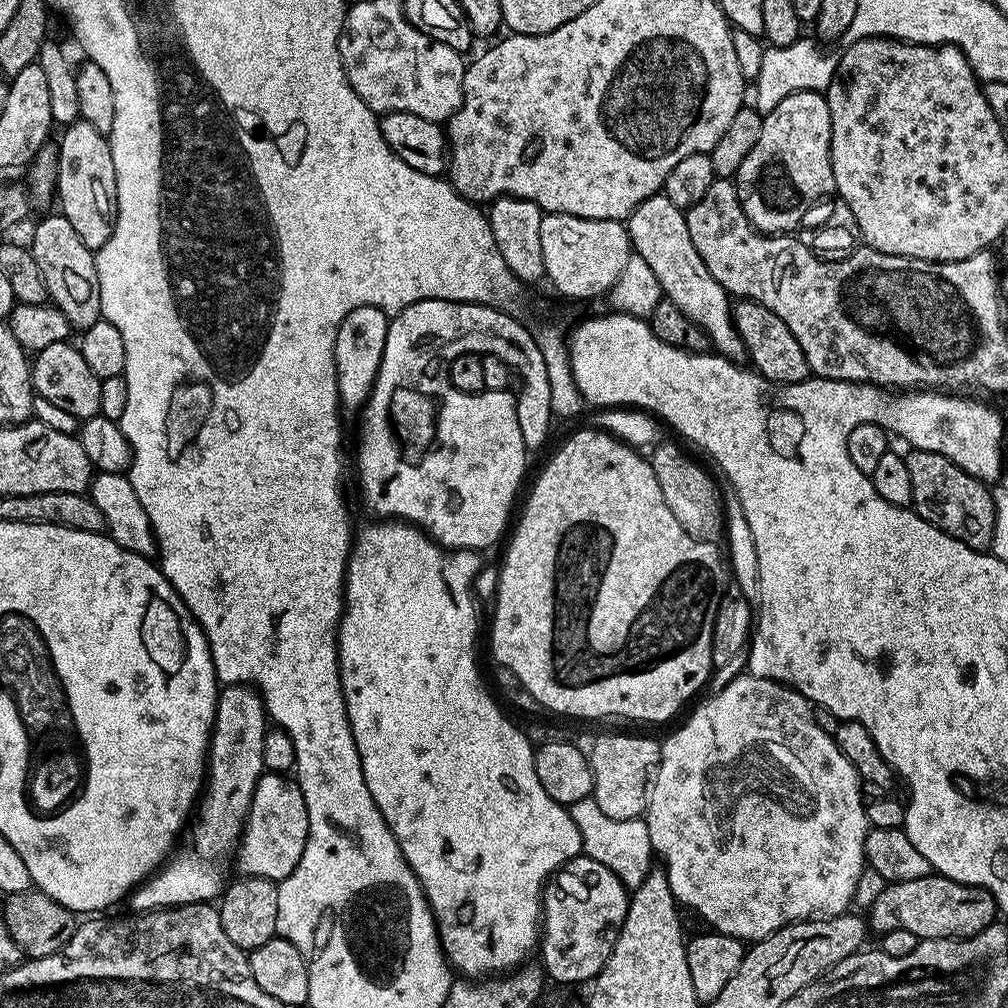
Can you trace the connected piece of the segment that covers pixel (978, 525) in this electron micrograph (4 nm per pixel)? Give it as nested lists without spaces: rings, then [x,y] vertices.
[[[919,450],[909,453],[906,459],[913,487],[911,507],[914,511],[923,520],[930,522],[953,540],[961,540],[975,552],[991,549],[996,511],[989,485],[985,481],[977,480],[975,476],[966,474],[964,467],[942,454]]]

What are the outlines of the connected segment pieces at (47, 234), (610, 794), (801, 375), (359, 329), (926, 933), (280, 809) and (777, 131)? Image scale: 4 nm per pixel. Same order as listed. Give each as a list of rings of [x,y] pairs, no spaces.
[[[63,214],[48,216],[32,232],[30,247],[46,278],[48,298],[51,303],[66,314],[73,329],[83,330],[94,326],[102,317],[100,314],[100,279],[96,269],[93,249],[88,248],[78,232]]]
[[[600,736],[590,748],[592,796],[610,818],[638,820],[645,815],[650,777],[660,762],[661,745],[648,736]]]
[[[740,298],[735,301],[732,321],[744,343],[747,359],[752,359],[751,367],[763,376],[765,381],[773,384],[797,384],[809,379],[806,354],[802,354],[798,338],[790,334],[790,326],[786,326],[786,322],[782,322],[782,318],[774,314],[774,310],[766,310],[766,306],[758,302]]]
[[[373,304],[356,308],[340,323],[336,335],[336,385],[340,391],[340,402],[345,409],[363,409],[372,393],[372,384],[382,362],[382,350],[386,346],[386,330],[389,313]]]
[[[939,874],[914,878],[910,882],[888,882],[872,900],[866,920],[876,934],[890,930],[910,930],[920,940],[950,940],[974,936],[997,923],[998,909],[994,899],[984,888],[959,884]]]
[[[265,771],[256,783],[248,820],[234,853],[234,861],[244,876],[282,881],[296,869],[308,841],[308,815],[302,790],[295,779]]]
[[[819,91],[792,93],[782,99],[772,113],[765,115],[762,135],[746,162],[738,166],[734,183],[746,218],[759,232],[795,233],[805,223],[804,215],[811,210],[812,203],[820,195],[836,192],[827,95]]]

